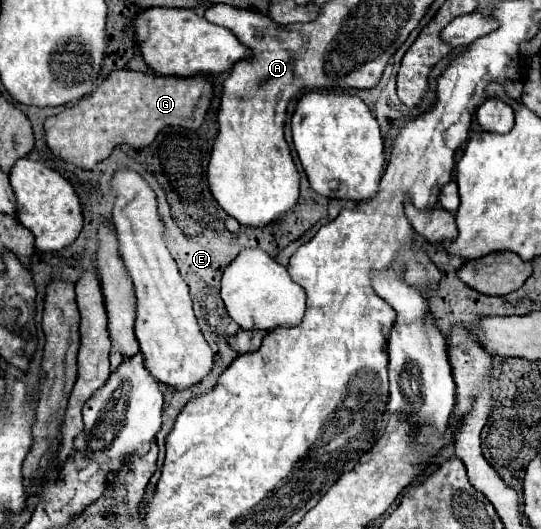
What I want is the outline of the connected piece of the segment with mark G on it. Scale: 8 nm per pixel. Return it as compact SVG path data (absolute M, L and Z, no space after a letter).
M125 69L111 71L109 77L77 105L45 119L45 141L53 155L63 161L81 169L93 169L121 143L139 149L147 147L163 125L181 125L185 129L201 127L211 97L213 85L203 75L183 79L145 75Z

